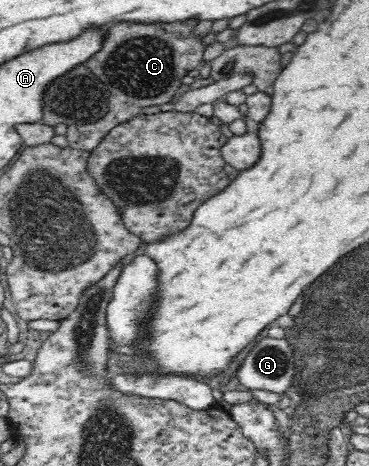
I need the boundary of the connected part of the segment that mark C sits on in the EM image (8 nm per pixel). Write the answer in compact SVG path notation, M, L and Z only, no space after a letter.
M198 19L176 23L128 23L118 21L108 29L106 45L94 55L86 67L98 77L109 93L109 108L105 116L94 123L68 126L65 136L69 146L82 151L92 151L100 145L110 129L130 121L145 107L172 102L182 77L203 65L206 46L200 36L192 33Z

